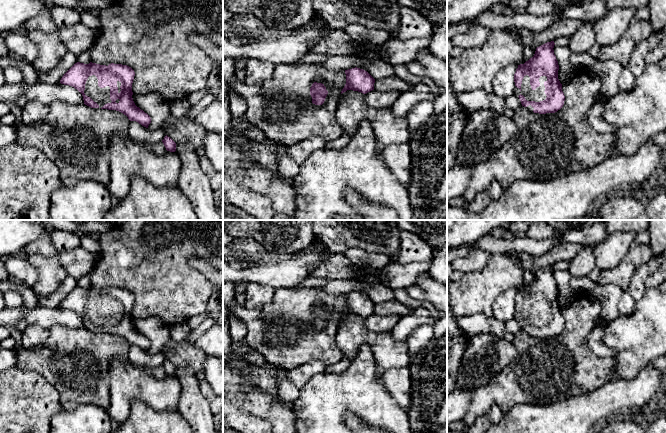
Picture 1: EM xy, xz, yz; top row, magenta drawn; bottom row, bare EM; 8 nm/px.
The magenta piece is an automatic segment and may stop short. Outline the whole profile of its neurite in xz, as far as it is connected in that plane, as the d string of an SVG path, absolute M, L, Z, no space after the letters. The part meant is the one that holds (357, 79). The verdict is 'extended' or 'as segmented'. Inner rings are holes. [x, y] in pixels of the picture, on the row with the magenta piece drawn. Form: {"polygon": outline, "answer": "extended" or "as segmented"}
{"polygon": "M352 68L345 70L346 84L341 94L347 90L358 91L366 94L374 90L375 79L365 70L360 68Z", "answer": "as segmented"}

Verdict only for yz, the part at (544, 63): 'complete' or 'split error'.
split error

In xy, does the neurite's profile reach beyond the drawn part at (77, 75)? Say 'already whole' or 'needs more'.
needs more

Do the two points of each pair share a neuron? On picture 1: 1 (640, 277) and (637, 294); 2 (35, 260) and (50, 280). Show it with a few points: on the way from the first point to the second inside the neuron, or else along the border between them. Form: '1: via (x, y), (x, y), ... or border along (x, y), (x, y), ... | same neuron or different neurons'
1: via (638, 281), (637, 290) | same neuron
2: via (40, 265), (50, 275) | same neuron

